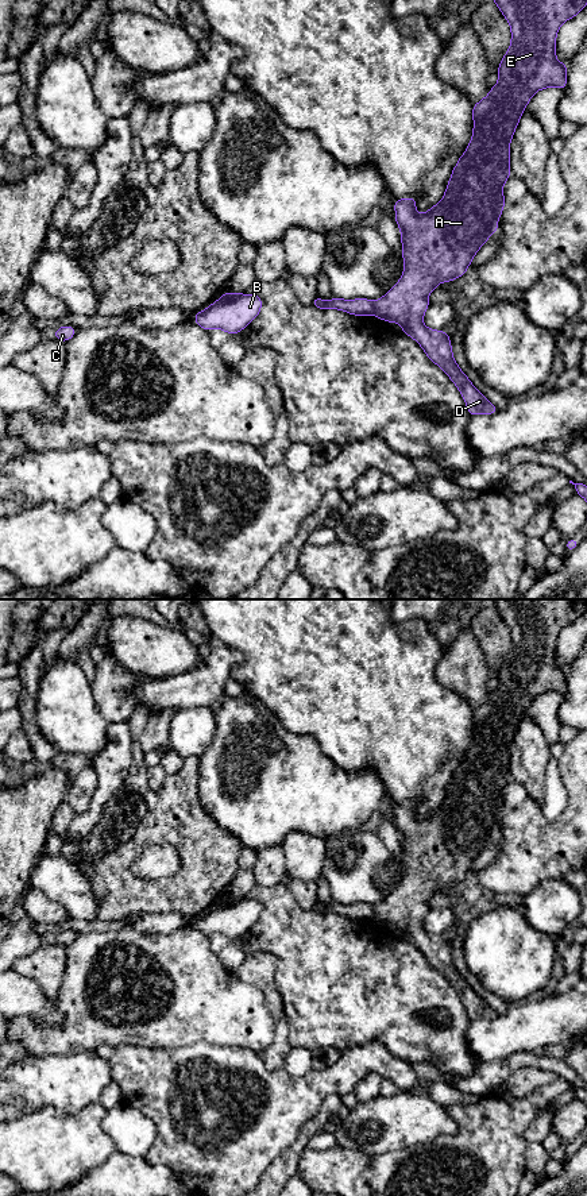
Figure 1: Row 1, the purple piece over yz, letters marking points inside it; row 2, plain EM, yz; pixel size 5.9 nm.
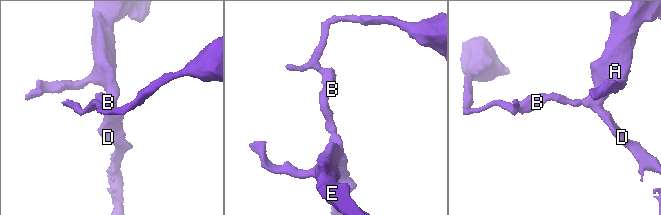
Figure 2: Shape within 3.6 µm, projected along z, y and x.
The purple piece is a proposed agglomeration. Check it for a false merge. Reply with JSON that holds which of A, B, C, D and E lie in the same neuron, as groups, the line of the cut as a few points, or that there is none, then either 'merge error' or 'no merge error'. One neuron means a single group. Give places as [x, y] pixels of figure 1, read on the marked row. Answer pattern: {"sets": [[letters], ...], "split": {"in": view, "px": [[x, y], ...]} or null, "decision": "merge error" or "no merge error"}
{"sets": [["A", "D", "E"], ["B", "C"]], "split": {"in": "yz", "px": [[371, 301], [373, 313]]}, "decision": "merge error"}

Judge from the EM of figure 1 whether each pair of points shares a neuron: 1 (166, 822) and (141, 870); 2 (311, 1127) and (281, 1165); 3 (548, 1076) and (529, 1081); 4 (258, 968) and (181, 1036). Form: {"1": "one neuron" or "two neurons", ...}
{"1": "two neurons", "2": "one neuron", "3": "one neuron", "4": "two neurons"}

